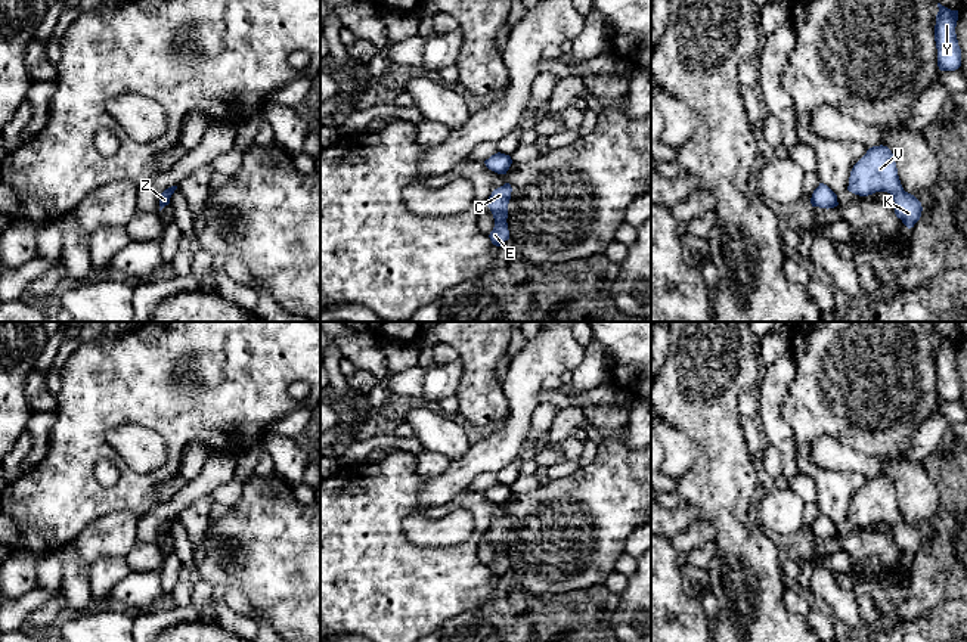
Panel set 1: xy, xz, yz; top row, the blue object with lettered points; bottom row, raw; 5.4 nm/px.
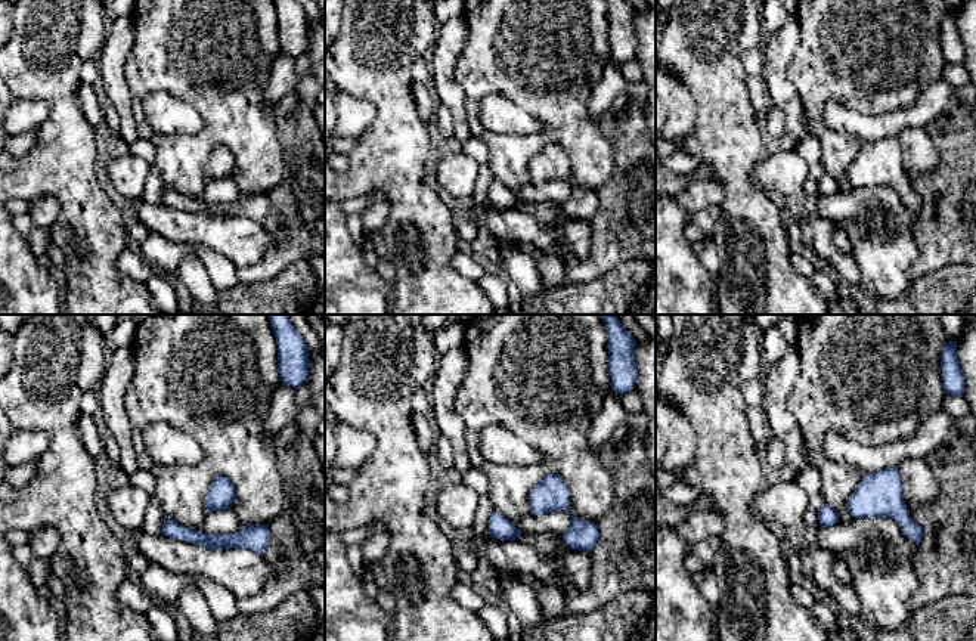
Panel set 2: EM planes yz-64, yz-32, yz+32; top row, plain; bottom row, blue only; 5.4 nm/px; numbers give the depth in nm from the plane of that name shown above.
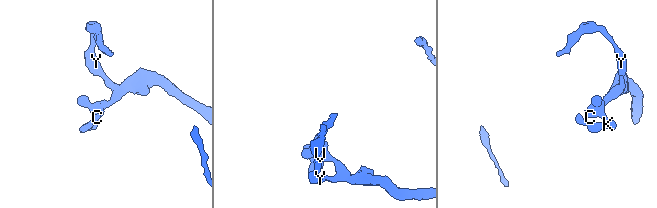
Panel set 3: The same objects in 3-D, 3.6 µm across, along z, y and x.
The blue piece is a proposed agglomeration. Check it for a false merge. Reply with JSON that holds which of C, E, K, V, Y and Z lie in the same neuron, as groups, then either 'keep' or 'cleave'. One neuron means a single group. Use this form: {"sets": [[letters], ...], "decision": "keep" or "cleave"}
{"sets": [["C", "E", "K", "V", "Y", "Z"]], "decision": "keep"}

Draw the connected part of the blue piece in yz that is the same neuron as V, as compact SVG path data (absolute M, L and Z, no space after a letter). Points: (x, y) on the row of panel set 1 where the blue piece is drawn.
M873 146L853 165L849 177L847 190L868 196L875 192L887 192L895 201L895 214L911 229L921 217L921 202L905 192L895 162L895 156L887 146Z

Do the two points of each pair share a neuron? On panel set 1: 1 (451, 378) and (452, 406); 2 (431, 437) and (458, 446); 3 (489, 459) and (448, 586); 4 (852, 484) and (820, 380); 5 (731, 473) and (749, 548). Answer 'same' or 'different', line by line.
1: different
2: same
3: different
4: same
5: same

